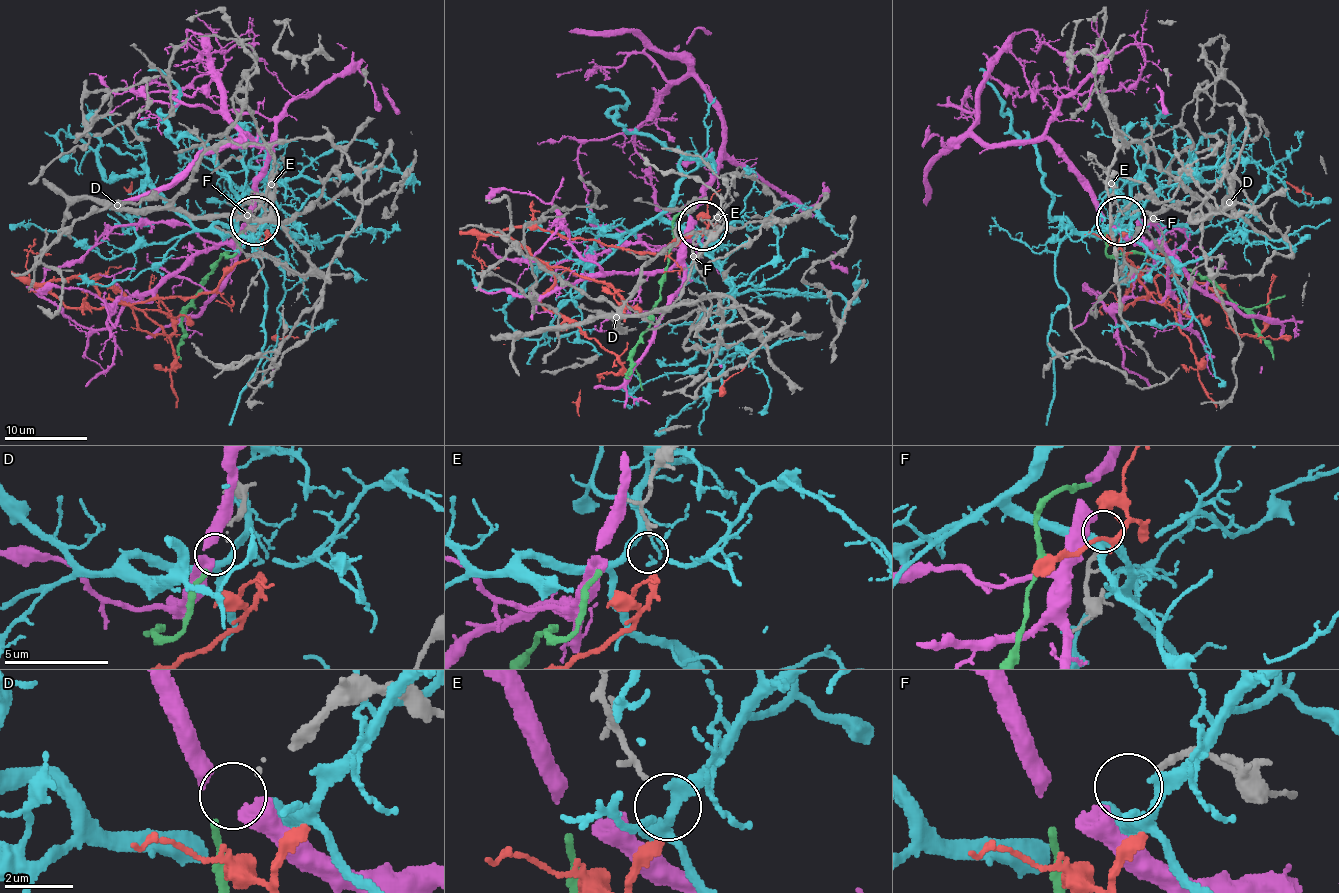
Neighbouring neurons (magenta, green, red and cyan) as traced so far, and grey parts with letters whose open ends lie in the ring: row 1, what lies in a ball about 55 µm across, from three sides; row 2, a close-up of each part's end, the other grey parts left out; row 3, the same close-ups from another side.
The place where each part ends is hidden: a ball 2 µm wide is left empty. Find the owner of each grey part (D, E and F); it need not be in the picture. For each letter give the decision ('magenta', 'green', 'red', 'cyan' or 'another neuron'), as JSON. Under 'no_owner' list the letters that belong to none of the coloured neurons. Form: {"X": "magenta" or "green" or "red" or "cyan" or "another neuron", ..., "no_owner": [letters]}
{"D": "green", "E": "another neuron", "F": "another neuron", "no_owner": ["E", "F"]}

